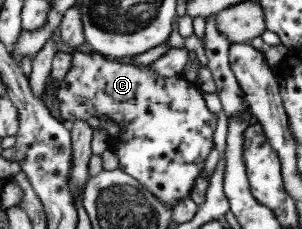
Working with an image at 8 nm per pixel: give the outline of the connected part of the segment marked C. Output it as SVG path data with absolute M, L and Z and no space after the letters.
M75 51L70 56L72 66L56 90L58 111L63 122L68 124L73 120L85 120L91 131L105 130L109 147L117 156L118 168L132 176L145 190L171 209L189 195L213 146L216 114L205 106L200 89L180 74L171 77L155 76L149 65L121 64L96 52Z

